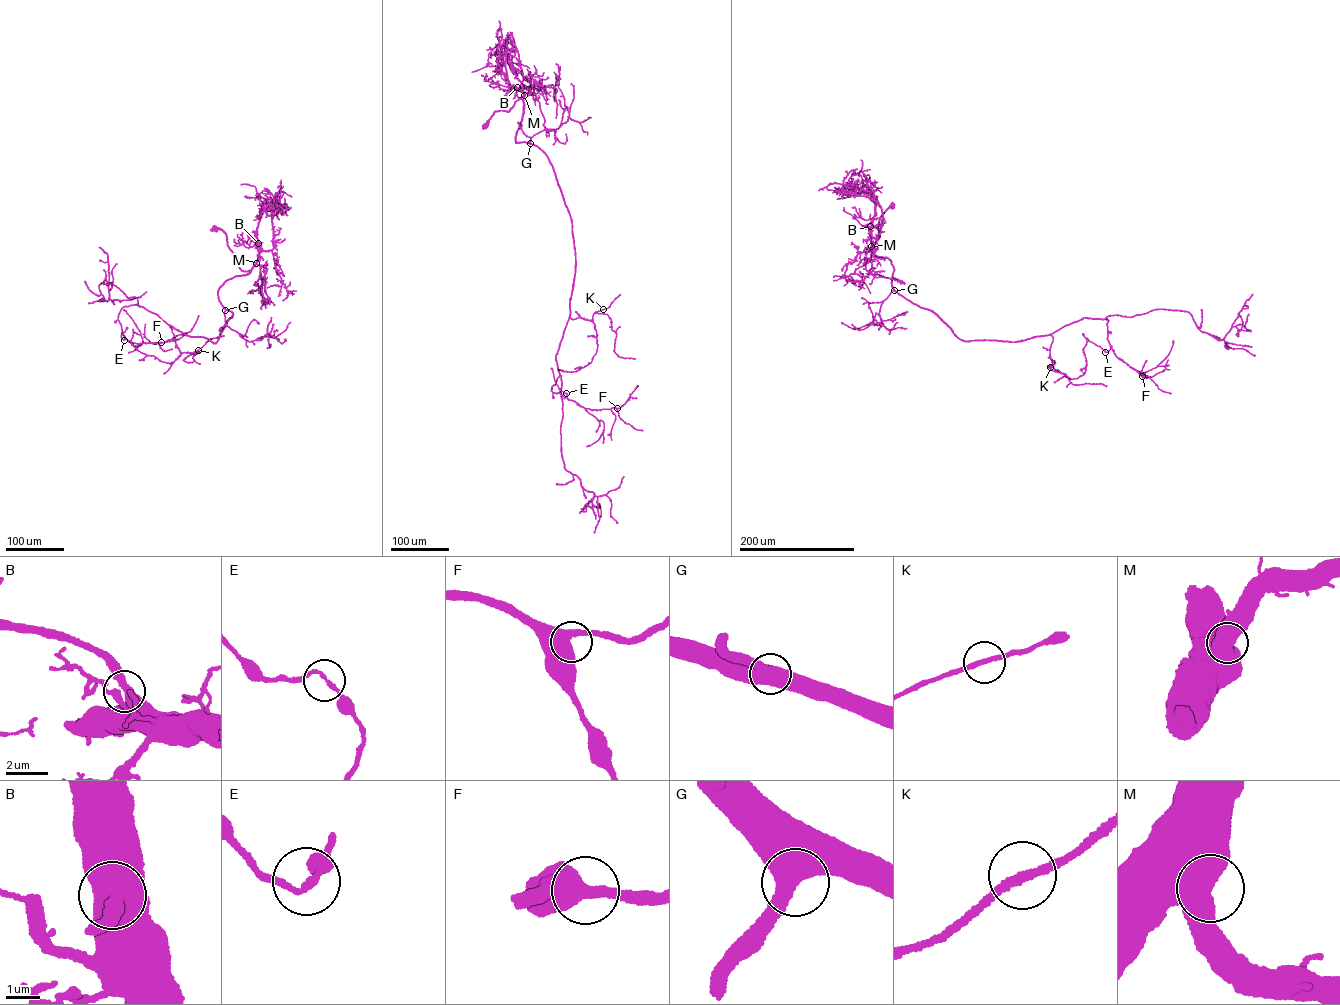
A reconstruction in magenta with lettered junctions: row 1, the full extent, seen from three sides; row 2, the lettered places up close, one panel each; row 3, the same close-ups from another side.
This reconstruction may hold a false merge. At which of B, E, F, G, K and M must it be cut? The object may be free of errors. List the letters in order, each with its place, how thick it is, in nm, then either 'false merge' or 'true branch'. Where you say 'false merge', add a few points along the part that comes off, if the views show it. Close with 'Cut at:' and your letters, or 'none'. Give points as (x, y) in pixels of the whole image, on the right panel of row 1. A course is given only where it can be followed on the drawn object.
B: place (870, 226); calibre 440 nm; true branch
E: place (1105, 352); calibre 170 nm; true branch
F: place (1142, 376); calibre 550 nm; true branch
G: place (894, 290); calibre 550 nm; true branch
K: place (1050, 367); calibre 240 nm; true branch
M: place (871, 246); calibre 750 nm; true branch
Cut at: none

